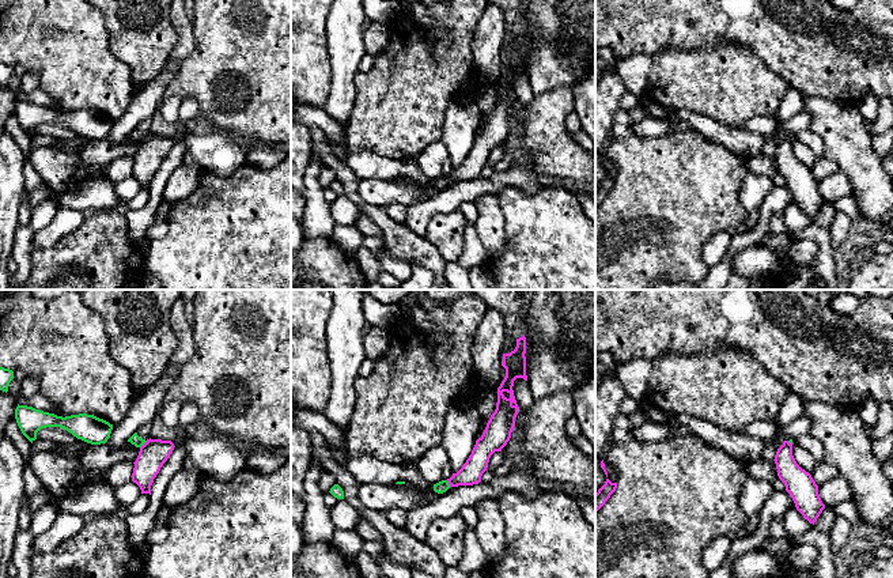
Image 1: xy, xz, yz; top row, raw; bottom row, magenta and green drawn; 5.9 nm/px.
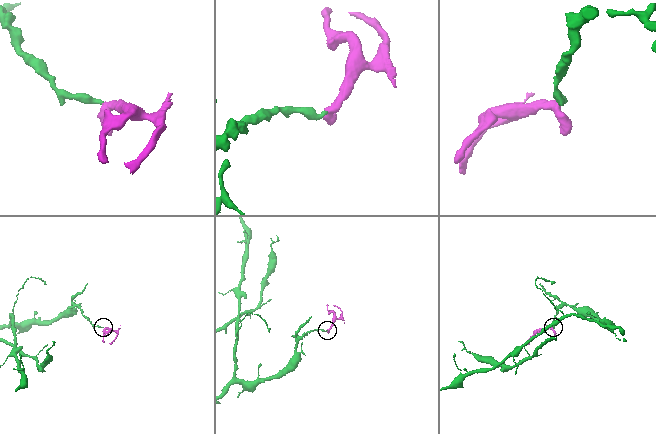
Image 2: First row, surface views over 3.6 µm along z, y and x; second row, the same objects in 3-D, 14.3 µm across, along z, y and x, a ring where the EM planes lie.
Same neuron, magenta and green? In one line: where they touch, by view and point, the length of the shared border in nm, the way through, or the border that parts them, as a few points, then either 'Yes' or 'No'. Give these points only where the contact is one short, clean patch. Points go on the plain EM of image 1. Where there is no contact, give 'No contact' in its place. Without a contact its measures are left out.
Touches magenta at xy (143, 140). Shared border 60 nm. Boundary: xy (147, 136), (140, 143). No

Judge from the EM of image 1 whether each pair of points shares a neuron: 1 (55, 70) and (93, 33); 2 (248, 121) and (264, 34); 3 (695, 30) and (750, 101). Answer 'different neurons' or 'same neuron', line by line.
1: same neuron
2: same neuron
3: different neurons

